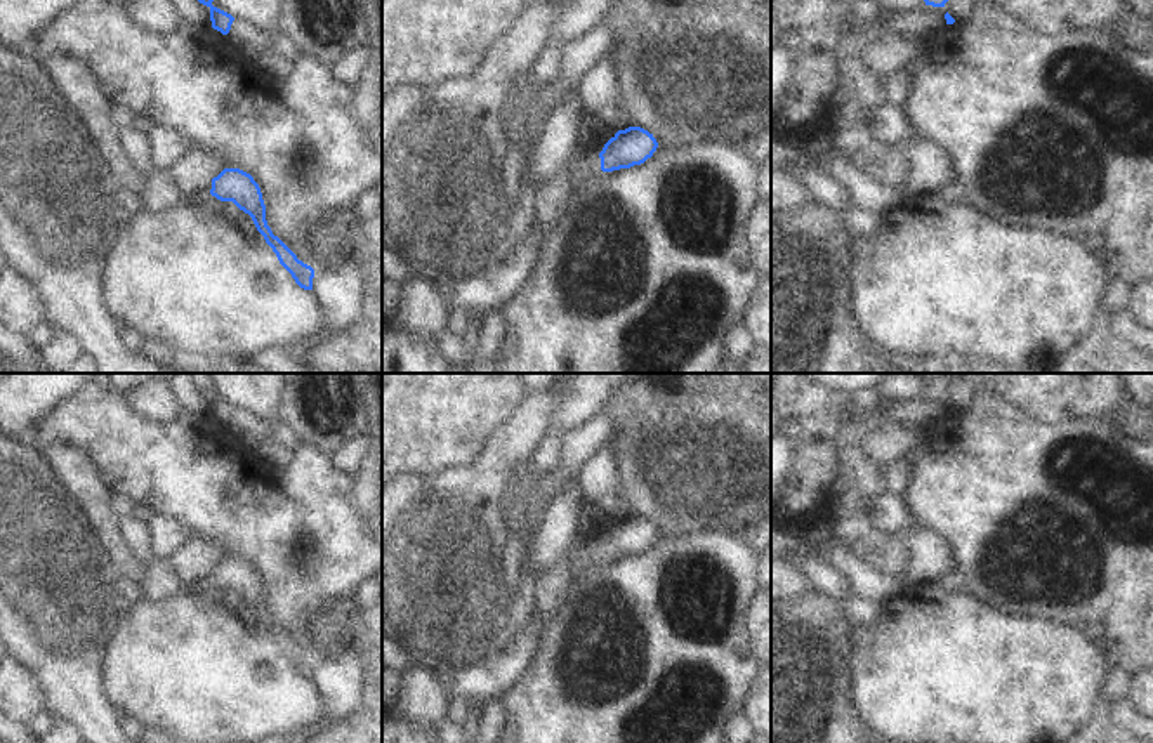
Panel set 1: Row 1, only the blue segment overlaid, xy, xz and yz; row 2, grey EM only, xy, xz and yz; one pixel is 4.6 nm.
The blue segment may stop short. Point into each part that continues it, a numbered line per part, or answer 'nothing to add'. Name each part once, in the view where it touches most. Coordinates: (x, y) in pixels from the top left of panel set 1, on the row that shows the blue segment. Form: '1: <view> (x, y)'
1: xz (589, 165).

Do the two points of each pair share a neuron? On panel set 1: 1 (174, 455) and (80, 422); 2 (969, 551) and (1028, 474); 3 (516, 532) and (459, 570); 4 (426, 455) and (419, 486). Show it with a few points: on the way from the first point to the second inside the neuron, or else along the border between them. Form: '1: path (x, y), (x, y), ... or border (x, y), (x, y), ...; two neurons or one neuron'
1: path (151, 455), (132, 455), (103, 426); one neuron
2: path (987, 532), (992, 521), (1020, 493); one neuron
3: border (502, 519), (507, 530), (509, 554); two neurons
4: border (462, 464), (428, 473), (403, 473), (400, 476); two neurons

